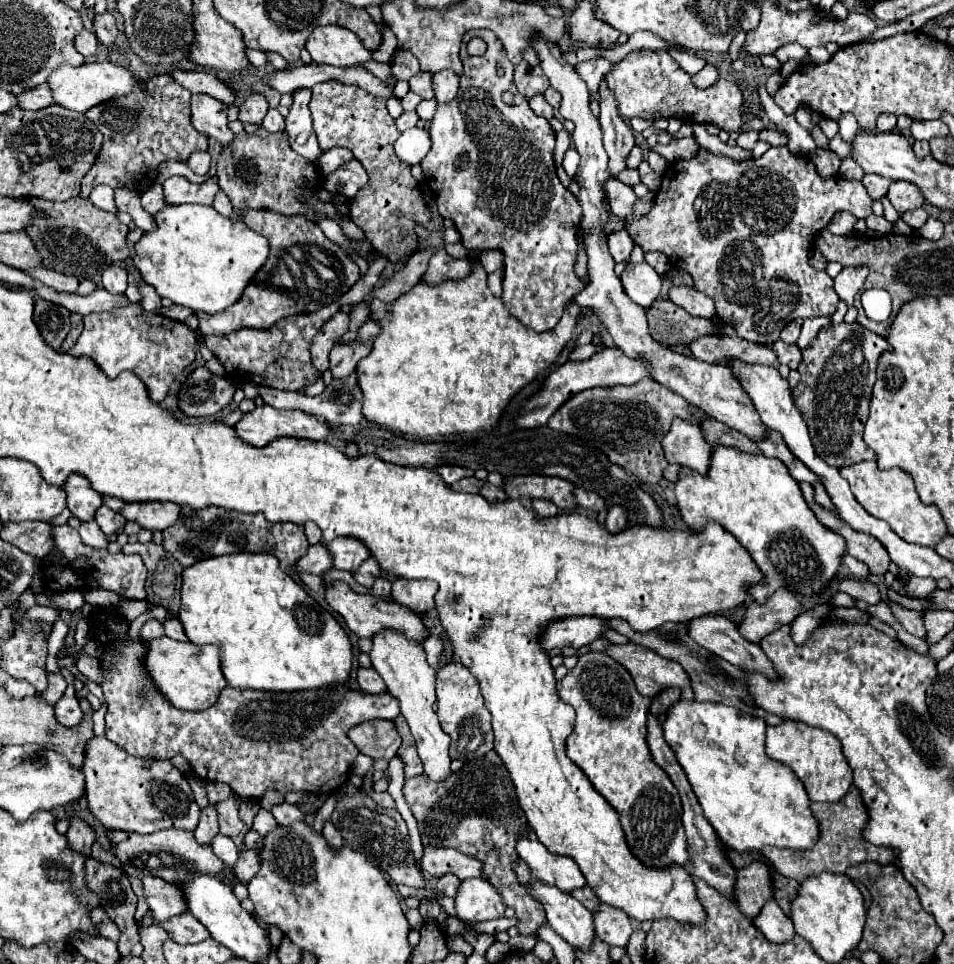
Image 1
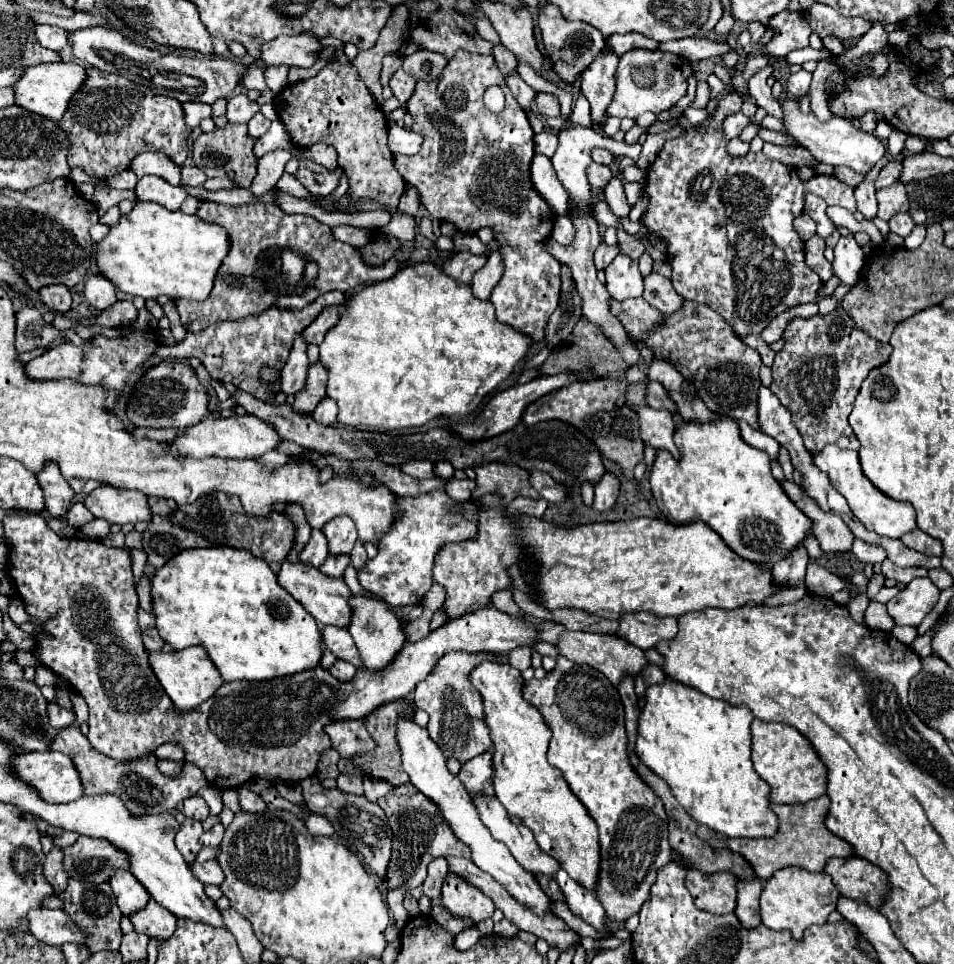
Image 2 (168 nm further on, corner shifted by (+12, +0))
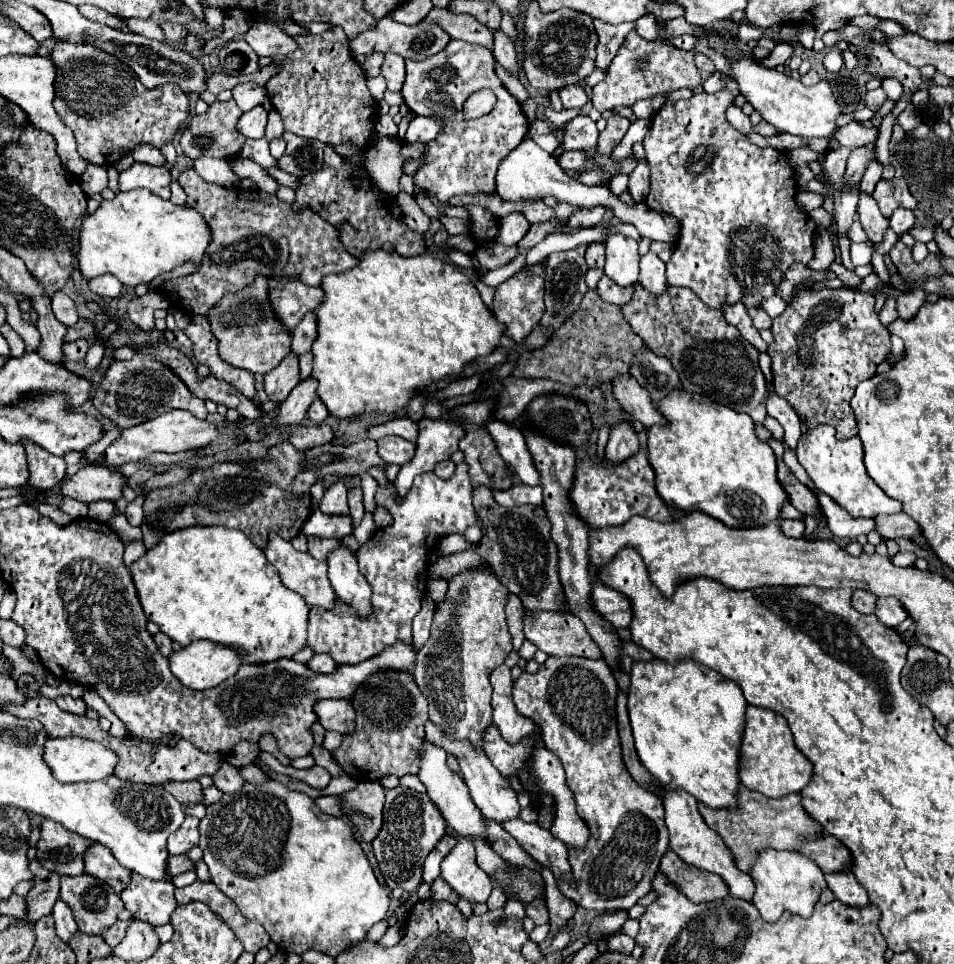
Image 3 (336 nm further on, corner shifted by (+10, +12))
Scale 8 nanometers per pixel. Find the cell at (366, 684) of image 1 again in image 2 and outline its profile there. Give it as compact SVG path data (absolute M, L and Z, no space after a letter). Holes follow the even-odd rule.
M337 660L337 662L331 666L331 674L333 674L335 678L339 678L339 680L345 680L345 682L349 682L349 680L353 680L353 678L355 678L355 674L357 674L357 668L355 668L351 662Z

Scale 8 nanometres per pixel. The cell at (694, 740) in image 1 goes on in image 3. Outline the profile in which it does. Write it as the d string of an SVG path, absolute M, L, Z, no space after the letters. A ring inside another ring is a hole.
M649 660L633 664L627 698L635 750L645 770L661 784L683 788L711 808L735 808L739 786L737 758L747 708L741 688L733 680L723 678L713 668L697 664L695 660L679 660L677 664L669 664L667 660Z

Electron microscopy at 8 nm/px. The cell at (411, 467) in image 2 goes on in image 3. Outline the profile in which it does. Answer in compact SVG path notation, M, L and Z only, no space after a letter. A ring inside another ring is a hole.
M385 436L377 440L377 454L385 464L399 464L403 466L415 454L415 444L407 442L401 436Z

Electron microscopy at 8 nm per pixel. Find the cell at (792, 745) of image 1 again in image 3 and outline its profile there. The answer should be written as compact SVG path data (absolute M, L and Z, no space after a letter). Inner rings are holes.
M747 706L745 710L745 730L741 738L741 758L739 758L739 782L747 786L749 790L761 792L763 796L769 798L781 798L793 792L803 790L811 776L813 776L813 766L801 752L797 750L793 742L793 734L787 726L787 720L783 720L779 714L757 708L757 706Z

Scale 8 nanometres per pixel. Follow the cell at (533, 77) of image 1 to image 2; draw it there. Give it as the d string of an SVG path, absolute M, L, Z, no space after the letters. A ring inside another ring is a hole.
M495 46L493 56L495 56L497 66L499 66L499 70L505 78L507 76L517 76L517 58L505 46Z

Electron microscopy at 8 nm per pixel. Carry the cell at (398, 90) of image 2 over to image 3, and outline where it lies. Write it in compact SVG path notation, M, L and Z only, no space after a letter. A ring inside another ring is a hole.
M385 54L385 60L381 64L381 76L387 82L387 90L391 92L399 92L405 80L405 60L397 54Z

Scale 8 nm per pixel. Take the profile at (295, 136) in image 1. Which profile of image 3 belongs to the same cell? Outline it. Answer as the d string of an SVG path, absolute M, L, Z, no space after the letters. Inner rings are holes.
M259 138L259 140L245 140L241 152L241 158L249 158L253 162L257 162L263 168L275 166L275 158L269 154L269 140L267 138Z

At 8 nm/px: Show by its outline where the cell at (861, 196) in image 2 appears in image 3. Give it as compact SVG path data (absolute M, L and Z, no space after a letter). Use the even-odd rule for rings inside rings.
M861 194L857 212L859 212L859 220L861 220L863 230L867 232L869 240L871 240L873 244L879 244L879 242L883 240L887 228L889 228L889 220L883 218L883 214L879 212L877 202L873 200L873 196Z

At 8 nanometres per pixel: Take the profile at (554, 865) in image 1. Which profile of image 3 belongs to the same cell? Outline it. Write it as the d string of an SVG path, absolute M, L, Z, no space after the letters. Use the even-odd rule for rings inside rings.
M433 722L425 724L425 738L431 740L437 746L443 746L447 754L453 754L459 762L459 774L463 776L467 788L469 788L469 796L473 798L473 802L477 804L477 808L483 812L485 818L495 820L495 822L503 822L509 818L519 818L519 804L517 804L517 794L515 790L505 782L505 778L497 772L497 768L493 768L491 760L487 758L487 754L483 752L481 746L477 744L469 744L469 740L449 740L445 736L445 732L441 732Z

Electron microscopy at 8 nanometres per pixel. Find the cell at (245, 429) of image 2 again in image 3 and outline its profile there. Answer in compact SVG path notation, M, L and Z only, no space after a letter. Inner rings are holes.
M171 410L163 416L157 416L155 420L147 420L139 426L125 428L121 436L111 446L107 446L105 460L109 466L123 466L151 452L185 452L191 448L203 448L209 442L213 442L217 436L219 432L209 420L199 420L191 412L185 412L185 410Z

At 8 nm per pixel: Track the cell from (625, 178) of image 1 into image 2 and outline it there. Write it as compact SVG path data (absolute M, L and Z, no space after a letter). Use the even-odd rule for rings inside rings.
M591 164L589 170L587 170L587 176L589 176L589 182L593 184L593 188L599 188L603 190L611 178L613 178L613 172L609 166L603 166L603 164Z

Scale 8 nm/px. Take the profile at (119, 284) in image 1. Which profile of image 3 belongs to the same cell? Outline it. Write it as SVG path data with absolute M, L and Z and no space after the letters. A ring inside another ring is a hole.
M97 276L89 280L89 290L97 296L107 296L107 298L117 298L121 294L121 282L115 276Z

